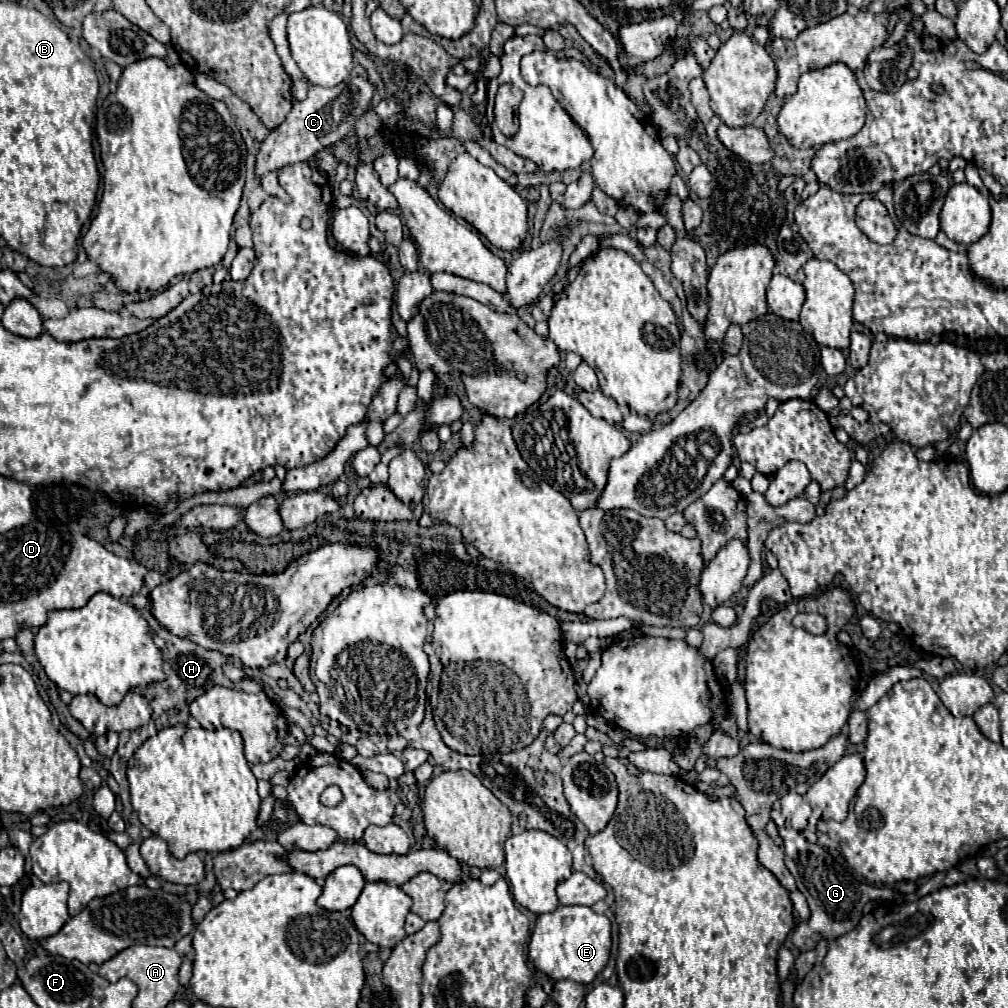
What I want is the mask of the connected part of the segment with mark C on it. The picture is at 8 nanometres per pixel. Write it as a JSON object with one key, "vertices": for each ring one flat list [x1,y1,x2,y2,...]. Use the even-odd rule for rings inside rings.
{"vertices":[[352,77,330,89,312,85,308,89,308,97,302,103,294,103,282,125,276,127,260,145,260,151,256,155,256,177,262,177,264,171,270,171,270,165,278,169,296,161,308,161,322,147,346,137,346,133,354,127,356,117,370,105,372,95,374,87,364,77],[282,155,286,155,286,161]]}

